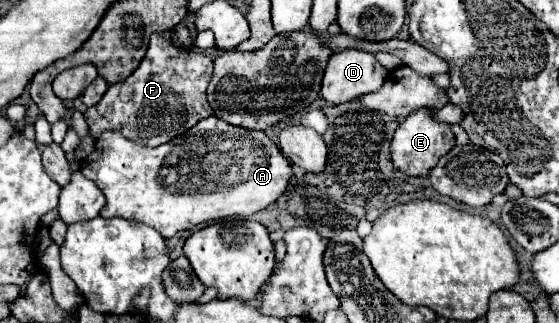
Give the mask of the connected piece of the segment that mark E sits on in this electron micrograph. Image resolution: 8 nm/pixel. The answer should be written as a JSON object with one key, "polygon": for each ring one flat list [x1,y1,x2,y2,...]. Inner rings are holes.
{"polygon":[[420,110,406,116,404,122,398,126,390,146,390,156,392,156,394,168,404,172,406,176,428,176,436,160,448,154,450,148,454,148,454,134,450,130,450,124,436,122,432,118,432,110]]}

